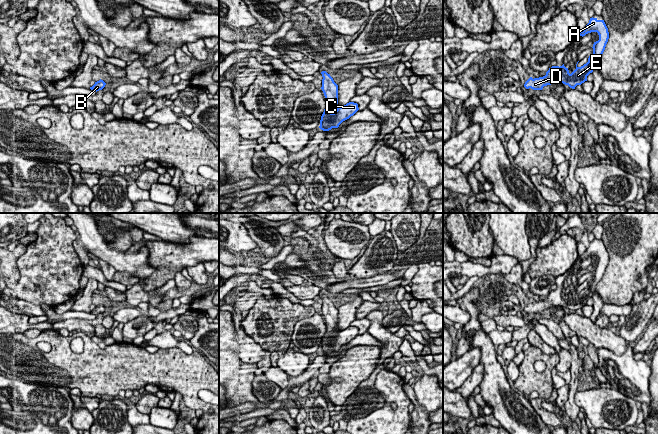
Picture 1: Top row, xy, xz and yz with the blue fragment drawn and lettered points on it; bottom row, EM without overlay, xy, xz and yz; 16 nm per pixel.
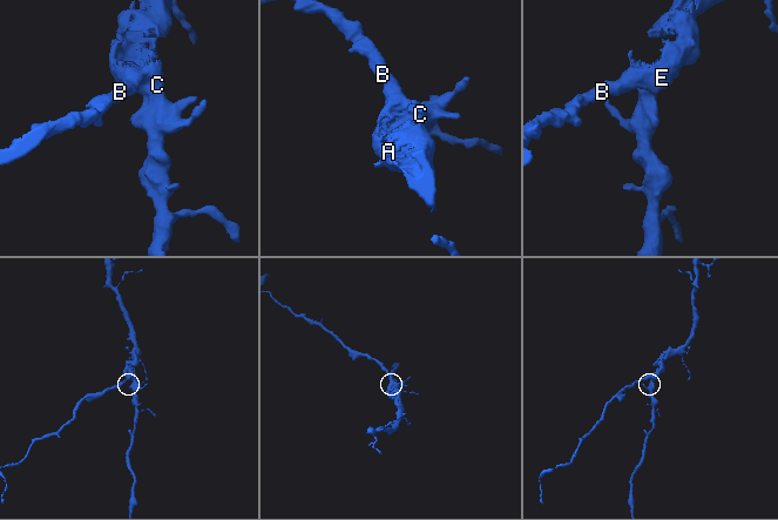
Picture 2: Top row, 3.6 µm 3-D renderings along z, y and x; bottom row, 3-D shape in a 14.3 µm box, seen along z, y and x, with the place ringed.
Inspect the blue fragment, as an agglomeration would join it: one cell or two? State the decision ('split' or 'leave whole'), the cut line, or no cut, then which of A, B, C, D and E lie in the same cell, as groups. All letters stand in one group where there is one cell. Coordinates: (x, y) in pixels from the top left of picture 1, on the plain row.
leave whole | no cut | A B C D E

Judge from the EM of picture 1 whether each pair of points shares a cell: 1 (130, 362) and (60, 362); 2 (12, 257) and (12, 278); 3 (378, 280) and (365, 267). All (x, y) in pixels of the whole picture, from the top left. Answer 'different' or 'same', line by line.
1: same
2: same
3: different

